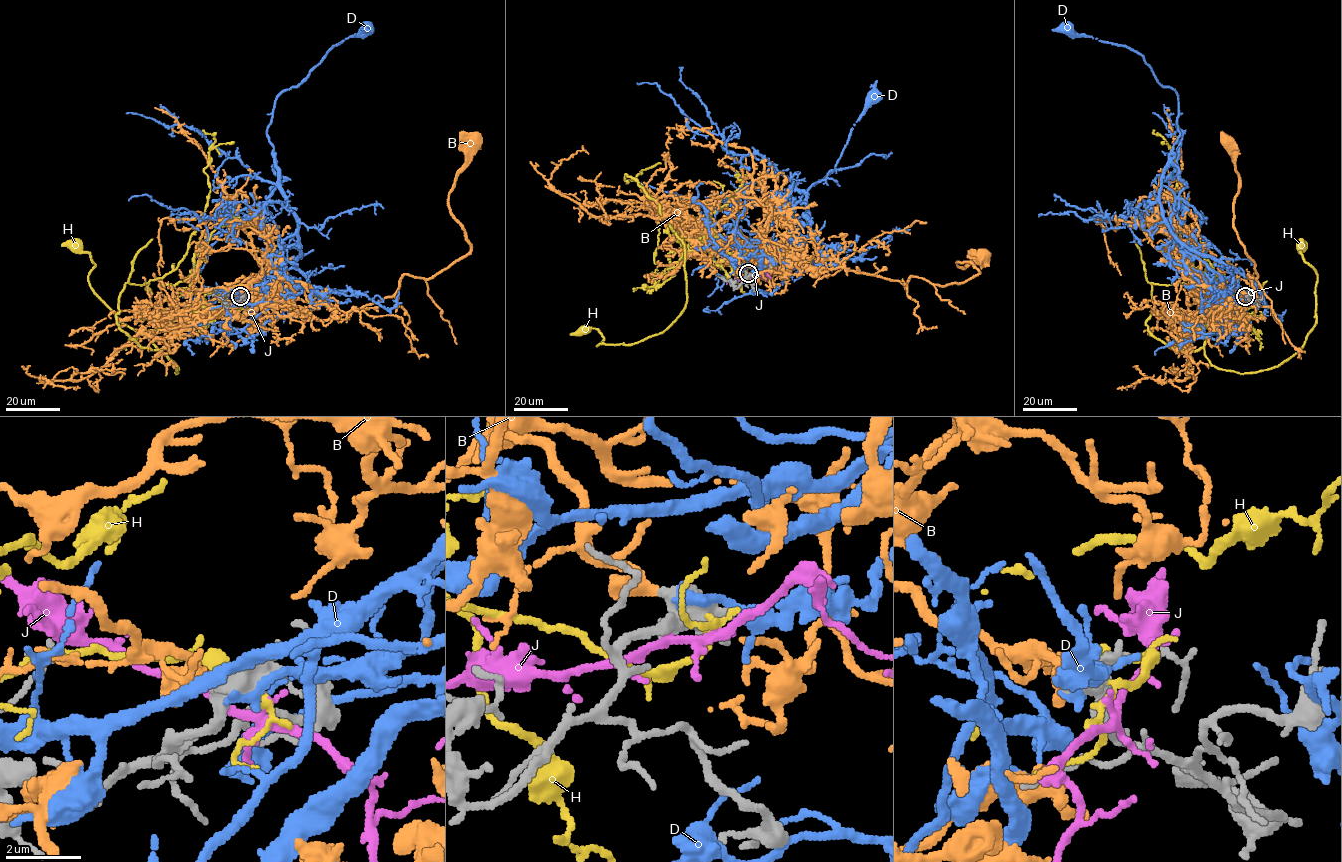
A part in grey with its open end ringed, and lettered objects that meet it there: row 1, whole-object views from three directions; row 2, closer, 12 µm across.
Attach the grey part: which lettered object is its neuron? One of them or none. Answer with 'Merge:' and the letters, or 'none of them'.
Merge: B

